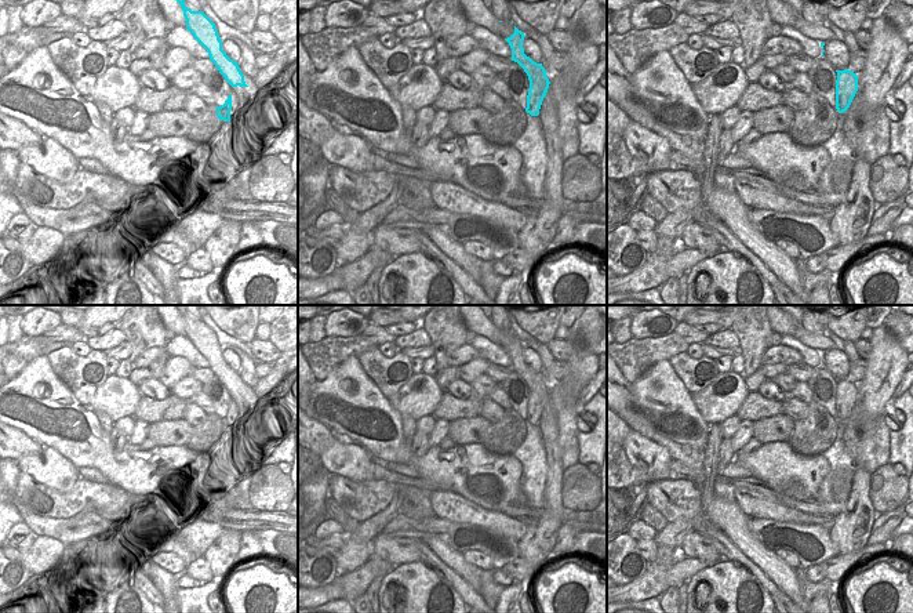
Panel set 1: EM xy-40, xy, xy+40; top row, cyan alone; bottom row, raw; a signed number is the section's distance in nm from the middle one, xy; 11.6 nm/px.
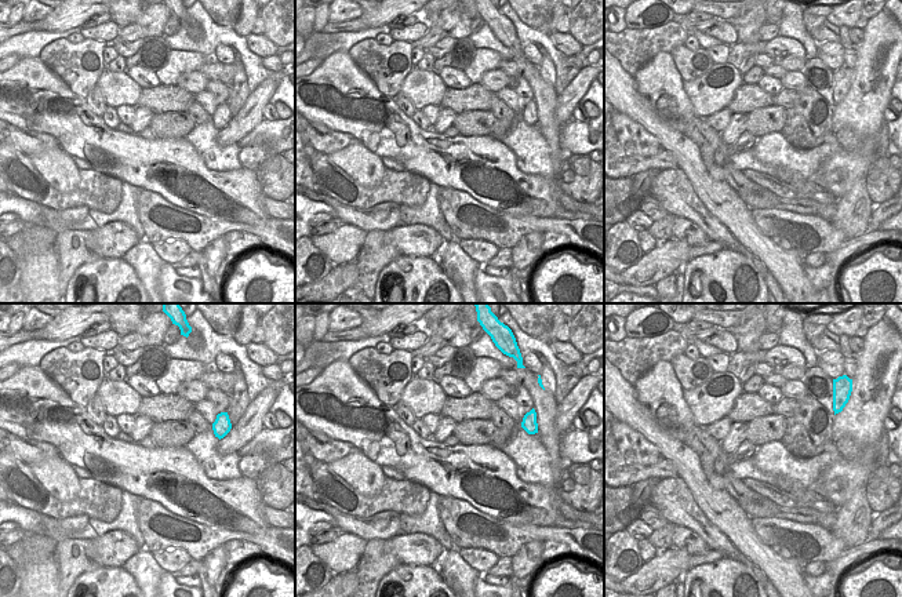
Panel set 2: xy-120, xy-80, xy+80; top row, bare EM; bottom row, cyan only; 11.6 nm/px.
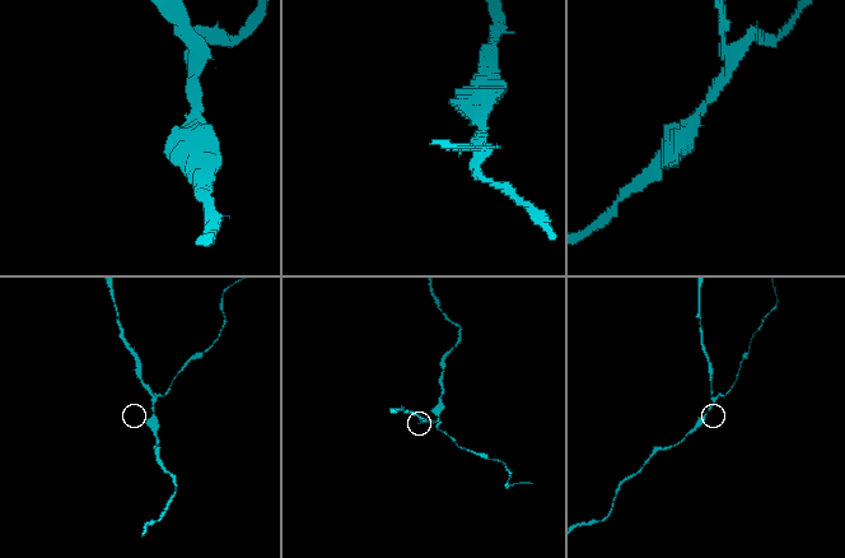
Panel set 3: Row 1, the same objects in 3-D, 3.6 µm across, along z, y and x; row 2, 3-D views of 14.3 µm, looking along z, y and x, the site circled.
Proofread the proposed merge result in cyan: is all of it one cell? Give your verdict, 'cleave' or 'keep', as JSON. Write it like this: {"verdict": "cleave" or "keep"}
{"verdict": "cleave"}

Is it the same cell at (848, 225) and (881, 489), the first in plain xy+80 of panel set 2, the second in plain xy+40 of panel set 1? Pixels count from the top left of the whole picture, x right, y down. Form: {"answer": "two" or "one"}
{"answer": "two"}

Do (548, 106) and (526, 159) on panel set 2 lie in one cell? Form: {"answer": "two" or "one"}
{"answer": "two"}

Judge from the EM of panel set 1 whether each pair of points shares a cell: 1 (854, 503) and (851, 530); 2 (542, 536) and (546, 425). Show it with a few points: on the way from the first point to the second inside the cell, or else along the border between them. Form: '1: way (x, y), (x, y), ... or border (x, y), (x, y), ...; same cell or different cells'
1: way (857, 508), (857, 521), (854, 523); same cell
2: way (552, 508), (553, 453); same cell

